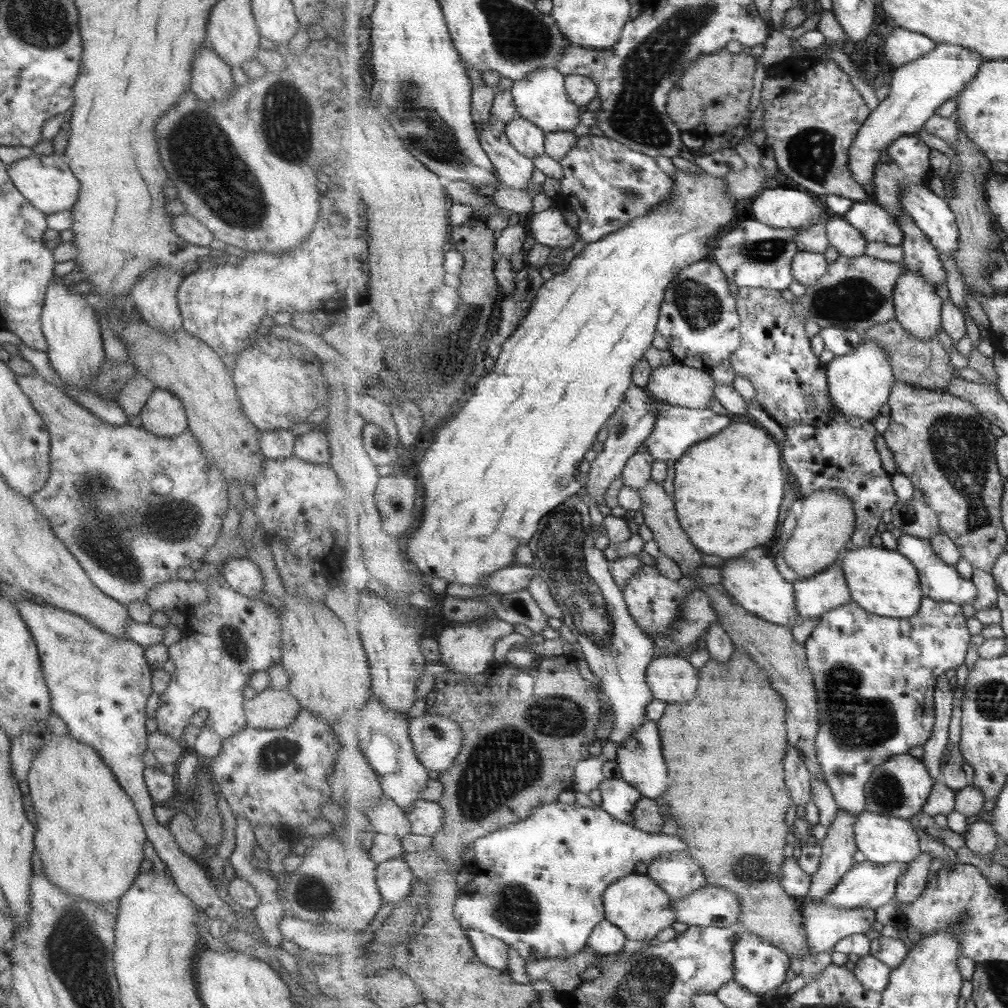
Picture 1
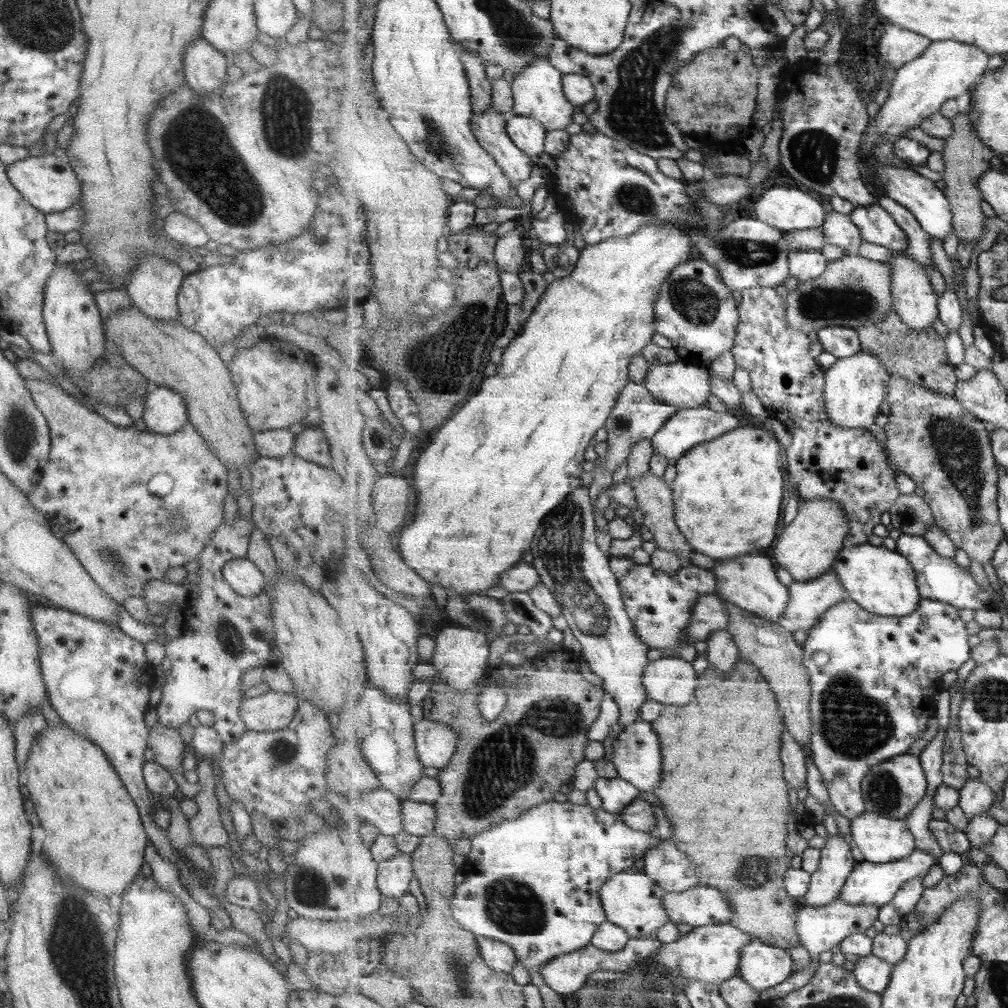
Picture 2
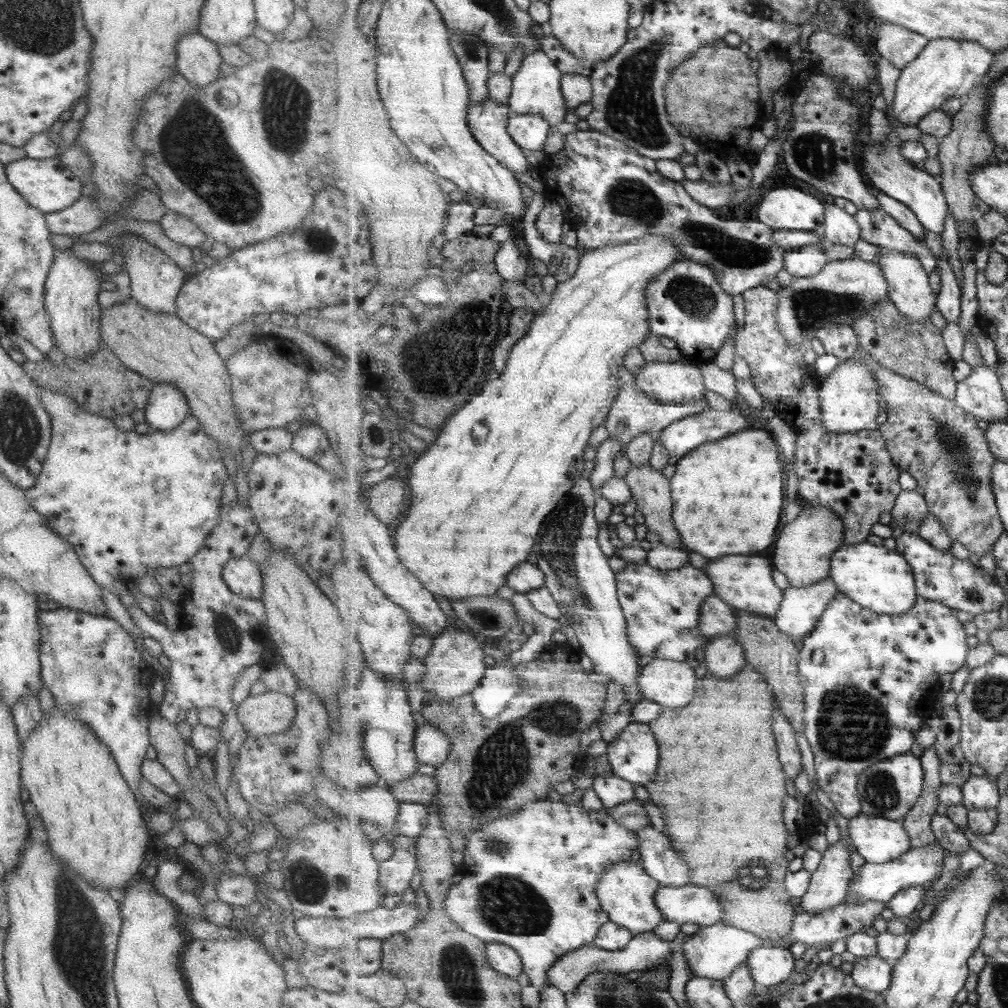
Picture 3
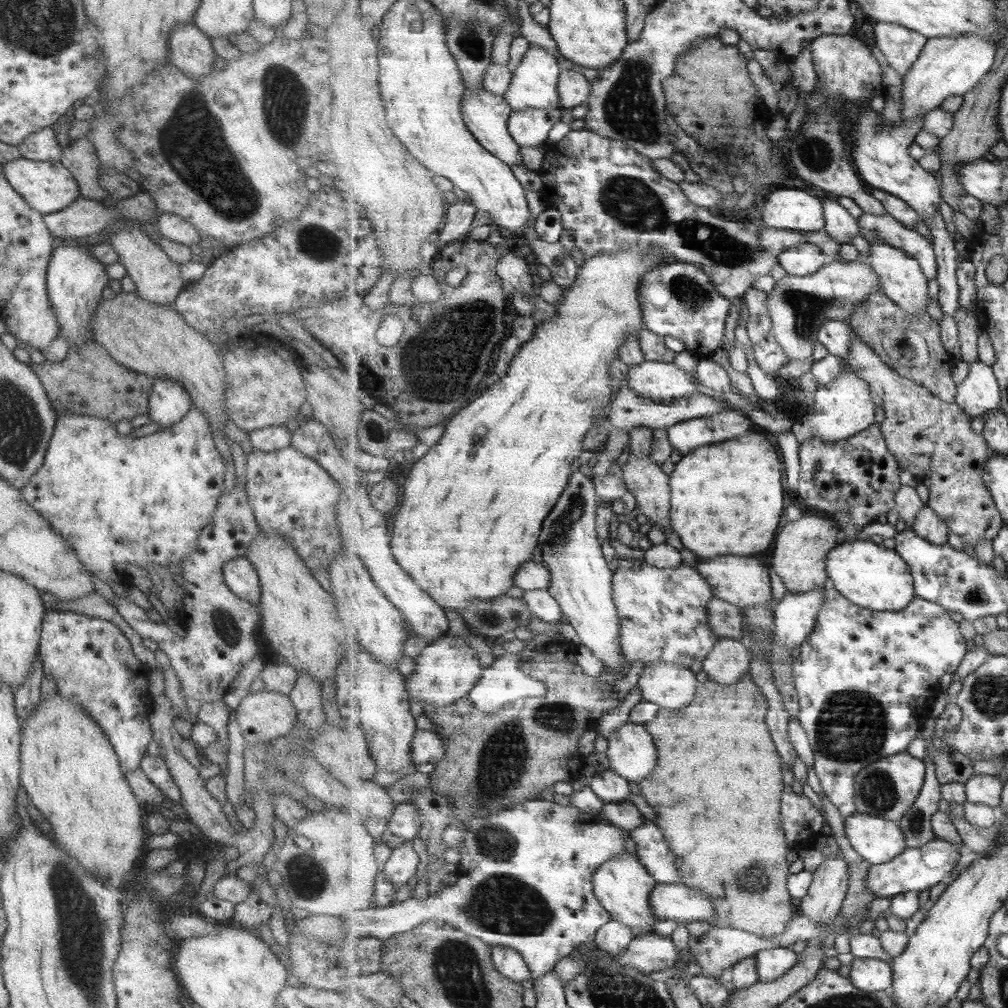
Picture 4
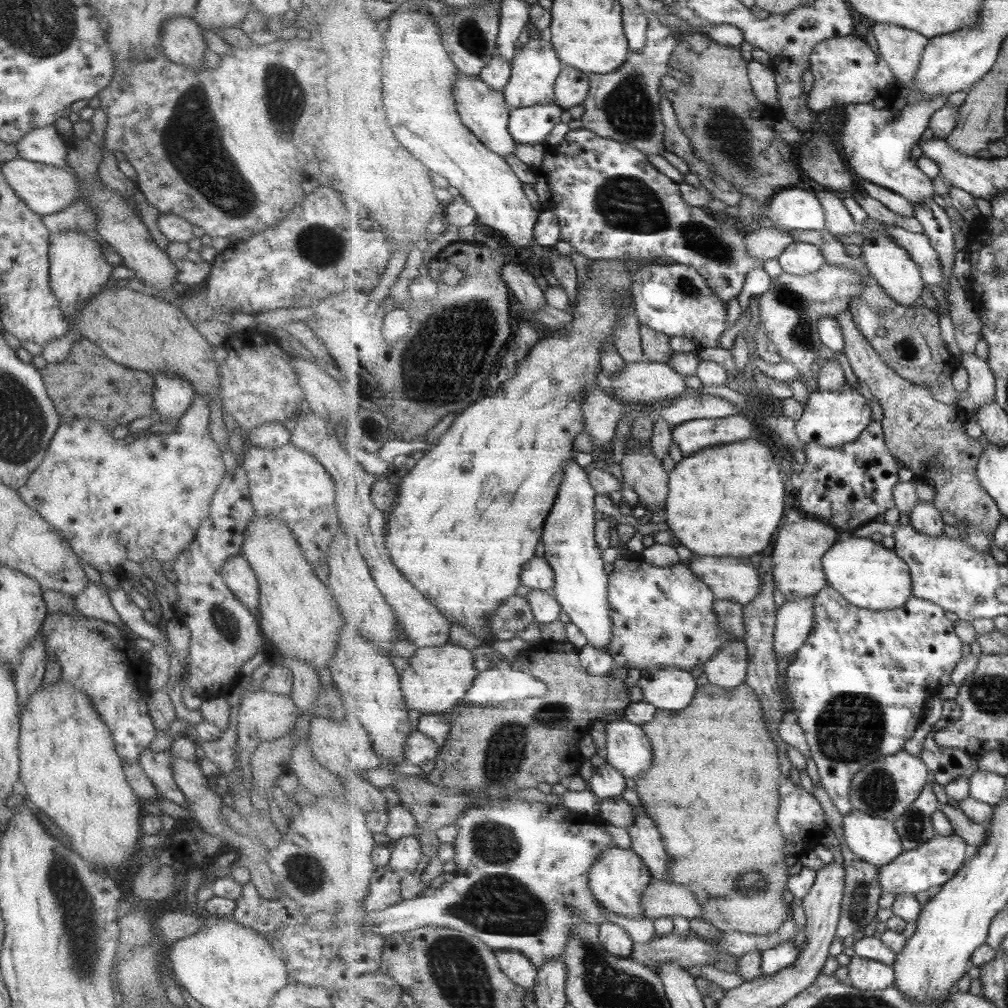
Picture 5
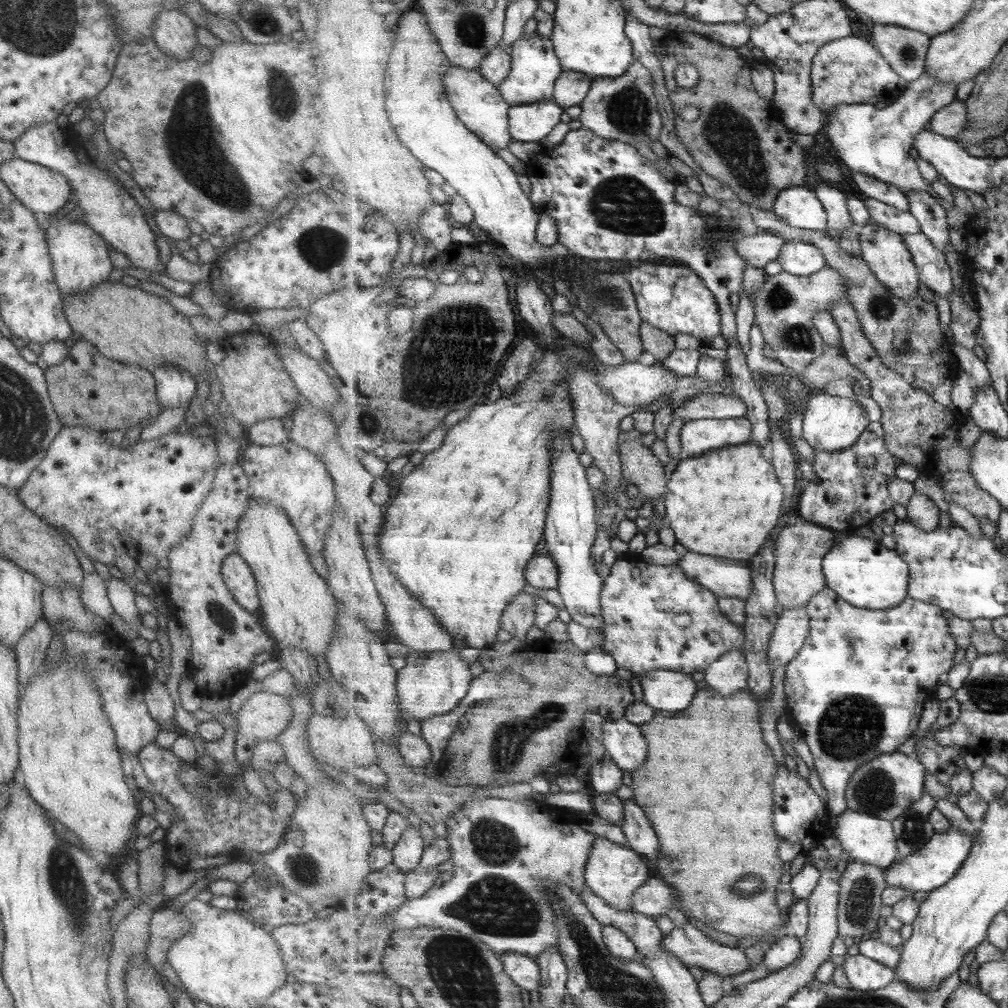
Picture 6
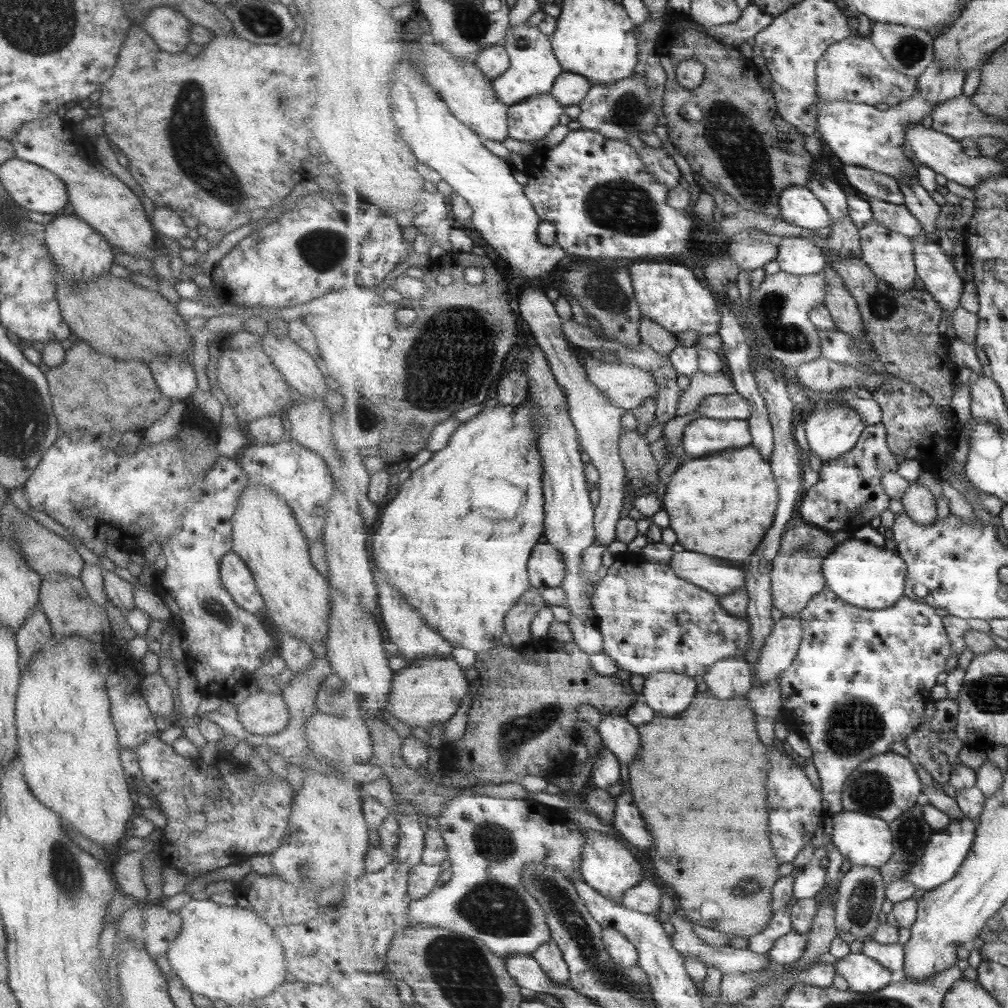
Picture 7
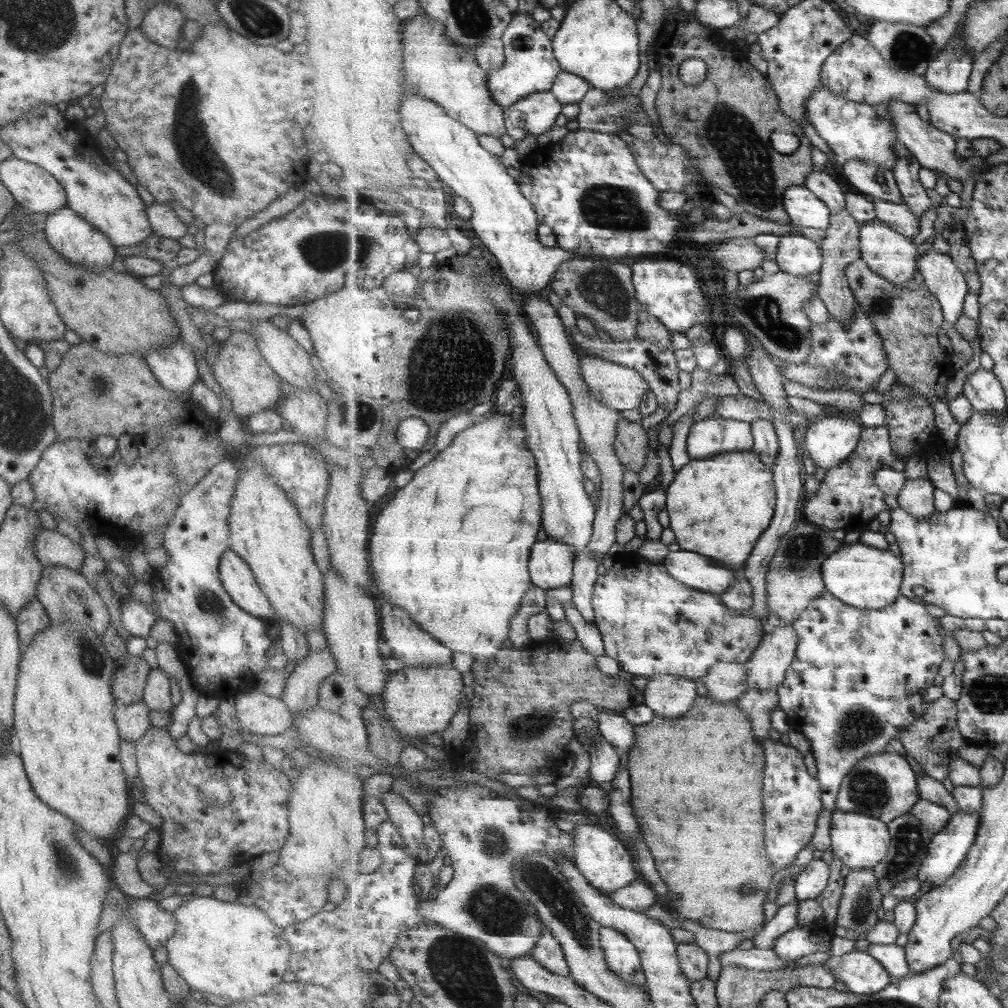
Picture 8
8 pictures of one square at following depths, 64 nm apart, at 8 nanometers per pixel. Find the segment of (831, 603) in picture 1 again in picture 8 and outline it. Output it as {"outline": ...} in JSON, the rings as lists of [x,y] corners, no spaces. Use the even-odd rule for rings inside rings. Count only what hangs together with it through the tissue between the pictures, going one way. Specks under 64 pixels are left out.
{"outline":[[[780,623],[777,627],[768,629],[758,650],[745,664],[750,688],[779,688],[795,661],[798,644],[794,623]]]}

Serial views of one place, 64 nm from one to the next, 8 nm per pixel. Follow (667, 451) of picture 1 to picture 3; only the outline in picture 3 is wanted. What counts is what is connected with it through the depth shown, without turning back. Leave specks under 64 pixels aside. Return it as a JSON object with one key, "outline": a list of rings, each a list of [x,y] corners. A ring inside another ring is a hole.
{"outline":[[[709,408],[676,420],[659,439],[670,456],[680,460],[706,442],[721,440],[747,428],[747,420],[737,408],[730,411]]]}

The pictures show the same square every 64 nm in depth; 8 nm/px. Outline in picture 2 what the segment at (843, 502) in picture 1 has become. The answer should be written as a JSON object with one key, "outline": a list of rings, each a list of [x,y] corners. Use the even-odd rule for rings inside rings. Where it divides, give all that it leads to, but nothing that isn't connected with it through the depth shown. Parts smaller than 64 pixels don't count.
{"outline":[[[819,497],[798,504],[798,516],[785,528],[774,548],[773,561],[789,571],[793,582],[811,582],[830,573],[850,537],[851,524],[845,507],[835,499]]]}

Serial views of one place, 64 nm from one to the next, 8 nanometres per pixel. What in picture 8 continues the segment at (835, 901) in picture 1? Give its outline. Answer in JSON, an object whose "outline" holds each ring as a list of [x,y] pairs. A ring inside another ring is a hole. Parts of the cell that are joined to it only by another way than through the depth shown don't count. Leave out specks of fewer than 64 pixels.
{"outline":[[[960,810],[957,814],[953,814],[943,832],[933,834],[927,856],[921,863],[918,879],[921,882],[929,882],[932,887],[949,880],[959,870],[961,864],[965,862],[969,849],[975,845],[979,825],[979,812],[963,812]]]}

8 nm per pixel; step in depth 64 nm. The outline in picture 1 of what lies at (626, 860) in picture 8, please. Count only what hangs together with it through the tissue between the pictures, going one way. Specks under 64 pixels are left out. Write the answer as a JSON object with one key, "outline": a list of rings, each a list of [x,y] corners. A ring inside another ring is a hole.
{"outline":[[[635,872],[618,880],[606,890],[603,898],[606,919],[623,930],[628,940],[656,942],[655,938],[661,930],[673,926],[678,921],[670,894],[647,874],[638,875]]]}

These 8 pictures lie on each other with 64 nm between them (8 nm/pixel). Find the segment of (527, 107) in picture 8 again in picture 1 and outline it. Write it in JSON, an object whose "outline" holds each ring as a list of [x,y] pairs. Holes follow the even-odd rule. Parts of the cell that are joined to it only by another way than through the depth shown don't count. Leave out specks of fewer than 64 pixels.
{"outline":[[[520,117],[506,125],[510,143],[527,158],[539,158],[546,153],[546,131],[533,121]]]}

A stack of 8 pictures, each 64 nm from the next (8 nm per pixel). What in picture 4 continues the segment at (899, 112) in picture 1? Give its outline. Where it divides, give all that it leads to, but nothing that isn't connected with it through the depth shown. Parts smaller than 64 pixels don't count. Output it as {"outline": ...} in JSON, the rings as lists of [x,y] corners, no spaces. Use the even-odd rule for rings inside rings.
{"outline":[[[967,34],[963,37],[944,37],[929,40],[913,70],[903,79],[902,120],[915,119],[942,107],[947,98],[971,93],[983,78],[994,69],[999,44],[983,36]]]}

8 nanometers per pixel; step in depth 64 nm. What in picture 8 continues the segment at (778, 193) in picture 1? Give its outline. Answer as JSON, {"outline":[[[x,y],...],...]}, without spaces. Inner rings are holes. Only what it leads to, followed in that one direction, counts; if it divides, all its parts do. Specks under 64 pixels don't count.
{"outline":[[[791,186],[785,193],[787,214],[795,226],[827,230],[832,219],[830,206],[805,186]]]}

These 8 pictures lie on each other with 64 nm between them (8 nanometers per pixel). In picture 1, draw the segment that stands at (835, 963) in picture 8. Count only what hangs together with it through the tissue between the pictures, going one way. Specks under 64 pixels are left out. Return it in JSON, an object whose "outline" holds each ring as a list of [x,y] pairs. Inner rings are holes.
{"outline":[[[869,954],[857,958],[853,971],[867,990],[882,994],[890,985],[890,976],[894,969]]]}

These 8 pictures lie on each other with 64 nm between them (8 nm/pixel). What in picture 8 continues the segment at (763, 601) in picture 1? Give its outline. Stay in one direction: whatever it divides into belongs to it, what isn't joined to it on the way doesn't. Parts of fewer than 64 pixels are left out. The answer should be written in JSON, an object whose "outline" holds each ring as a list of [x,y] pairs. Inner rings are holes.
{"outline":[[[687,550],[669,552],[664,565],[675,580],[717,596],[729,591],[738,578],[735,570],[727,570],[722,564],[717,566],[713,559]]]}

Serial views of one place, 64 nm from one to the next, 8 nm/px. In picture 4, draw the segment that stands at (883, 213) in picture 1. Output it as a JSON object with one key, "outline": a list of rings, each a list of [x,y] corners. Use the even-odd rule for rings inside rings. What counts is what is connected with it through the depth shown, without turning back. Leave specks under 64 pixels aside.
{"outline":[[[863,213],[858,218],[860,236],[869,244],[885,242],[899,250],[905,250],[918,259],[929,280],[938,276],[938,256],[933,243],[915,229],[907,228],[899,219],[889,213],[874,215]]]}

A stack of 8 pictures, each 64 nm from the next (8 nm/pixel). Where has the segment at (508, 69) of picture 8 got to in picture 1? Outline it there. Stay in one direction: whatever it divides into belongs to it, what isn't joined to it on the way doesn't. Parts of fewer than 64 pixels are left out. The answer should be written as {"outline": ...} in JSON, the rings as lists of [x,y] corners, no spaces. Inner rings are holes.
{"outline":[[[539,69],[513,84],[510,91],[520,117],[533,121],[546,132],[569,132],[575,130],[581,122],[584,108],[570,100],[566,89],[566,76],[557,69]]]}

